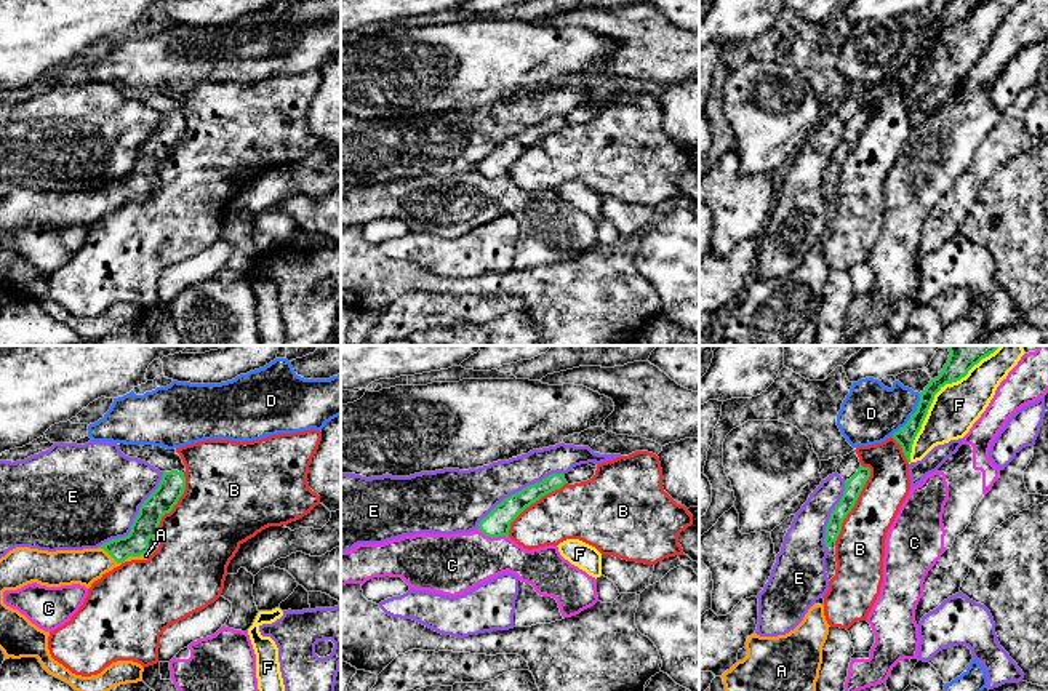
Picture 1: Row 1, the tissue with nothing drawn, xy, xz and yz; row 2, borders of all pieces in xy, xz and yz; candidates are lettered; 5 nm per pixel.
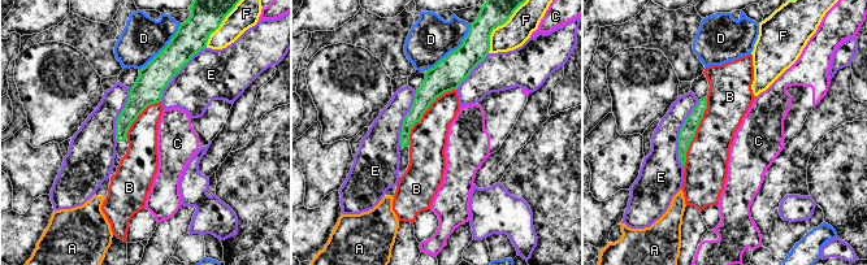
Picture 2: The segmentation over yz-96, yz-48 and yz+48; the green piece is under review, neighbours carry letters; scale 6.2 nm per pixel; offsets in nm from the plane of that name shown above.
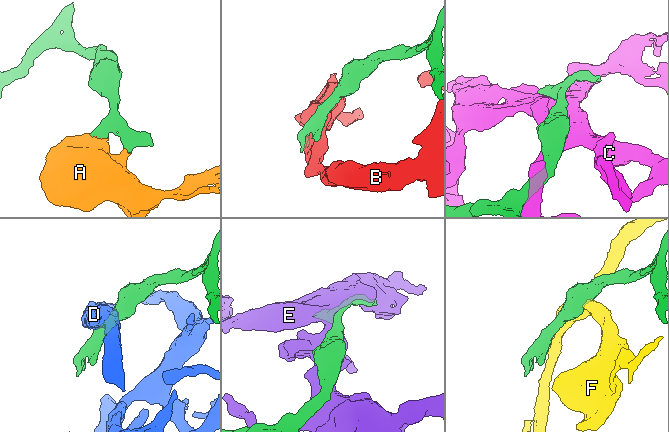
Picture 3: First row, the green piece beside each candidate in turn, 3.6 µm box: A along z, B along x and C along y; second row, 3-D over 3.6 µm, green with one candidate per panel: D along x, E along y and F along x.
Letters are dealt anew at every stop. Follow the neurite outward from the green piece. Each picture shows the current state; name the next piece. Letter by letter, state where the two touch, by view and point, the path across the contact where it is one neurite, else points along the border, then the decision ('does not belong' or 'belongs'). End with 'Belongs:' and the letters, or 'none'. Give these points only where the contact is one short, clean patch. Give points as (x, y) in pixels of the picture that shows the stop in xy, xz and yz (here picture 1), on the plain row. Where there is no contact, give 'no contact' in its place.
A: contact xy (124, 202); belongs
B: contact yz (855, 144); does not belong
C: contact xz (493, 178); does not belong
D: contact yz (911, 58); does not belong
E: contact xy (135, 160); does not belong
F: contact yz (930, 47); does not belong
Belongs: A

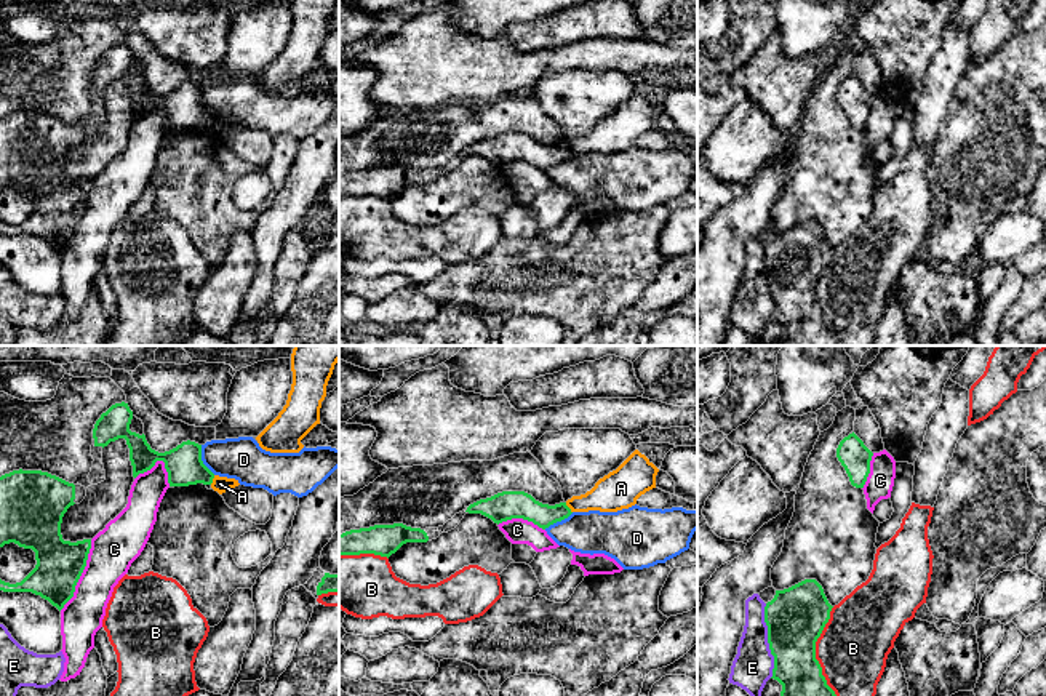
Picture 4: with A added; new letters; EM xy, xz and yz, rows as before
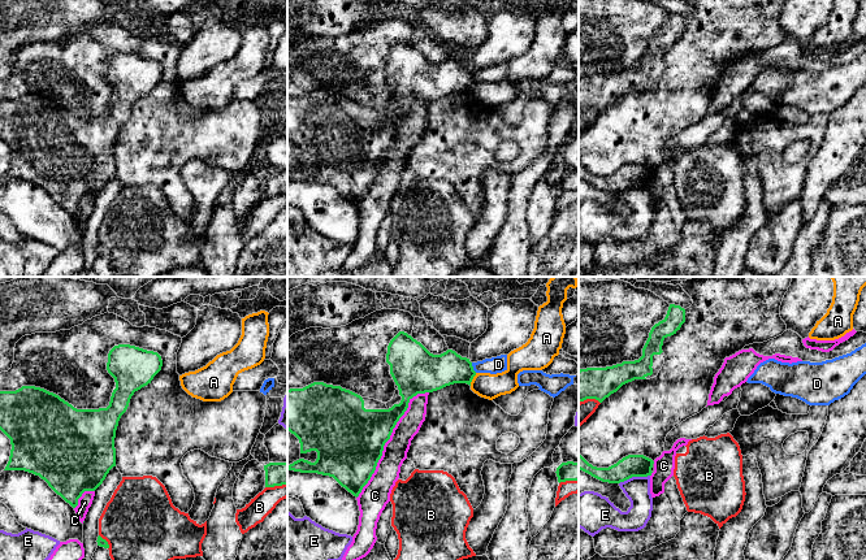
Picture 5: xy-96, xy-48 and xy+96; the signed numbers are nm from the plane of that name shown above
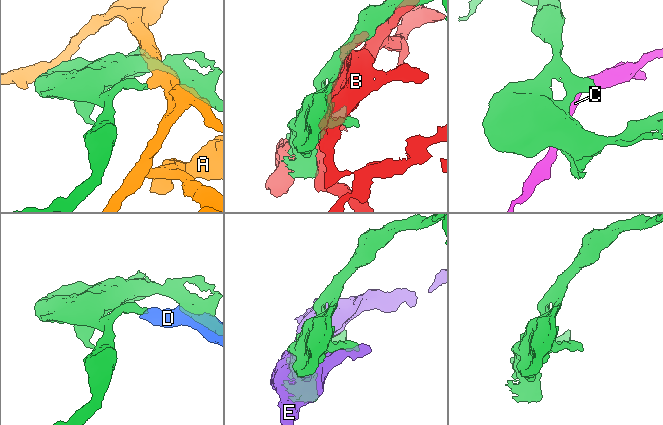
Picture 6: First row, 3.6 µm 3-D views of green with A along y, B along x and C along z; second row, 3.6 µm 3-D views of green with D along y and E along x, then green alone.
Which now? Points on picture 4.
A: contact xz (568, 149); border xz (565, 144), (571, 154); does not belong
B: contact yz (814, 296); does not belong
C: contact xy (80, 216); does not belong
D: contact xy (200, 101); border xy (200, 87), (200, 101), (215, 116); does not belong
E: contact yz (768, 282); does not belong
Belongs: none

